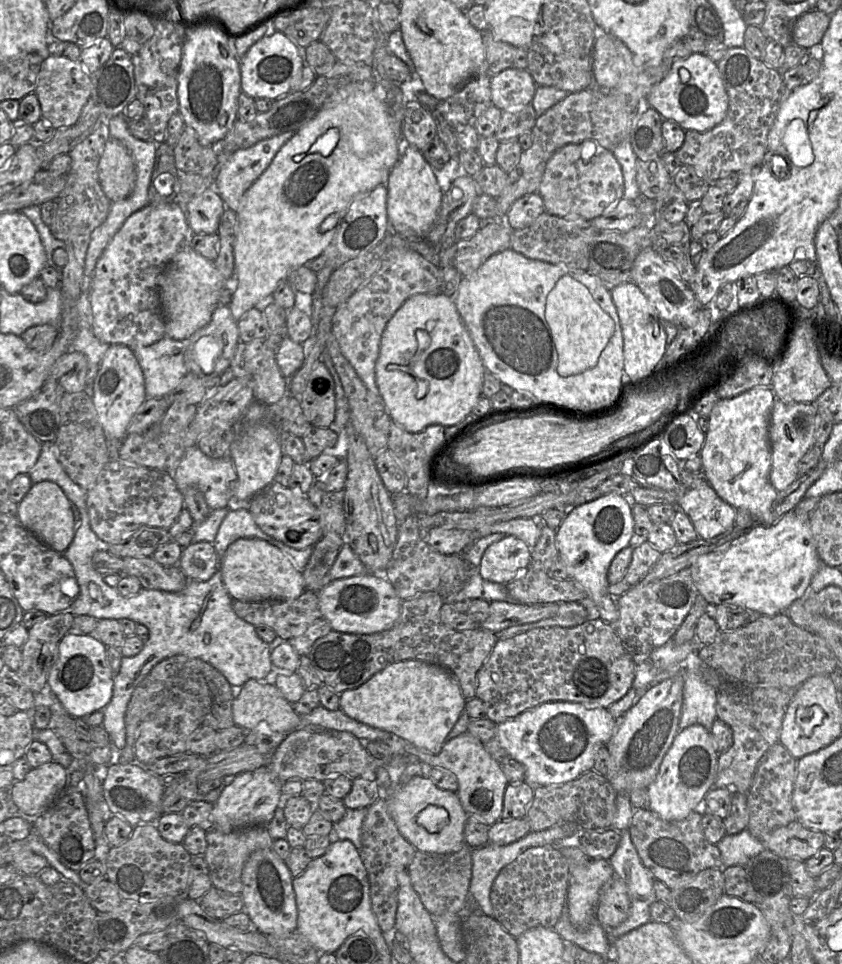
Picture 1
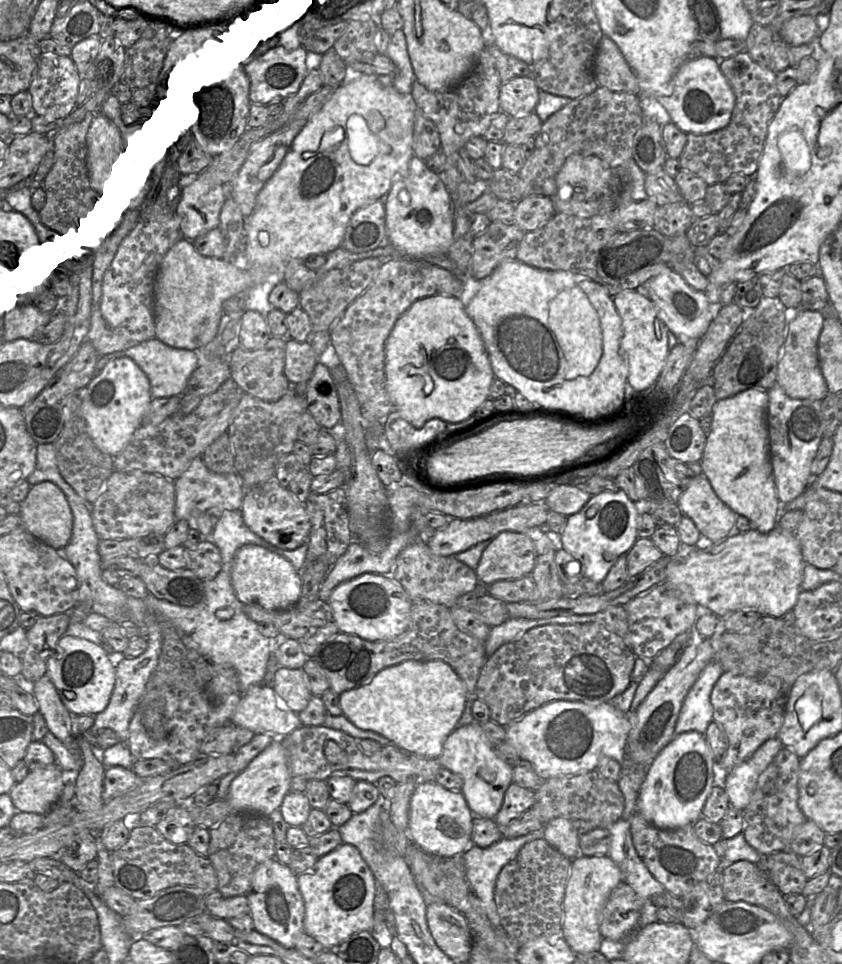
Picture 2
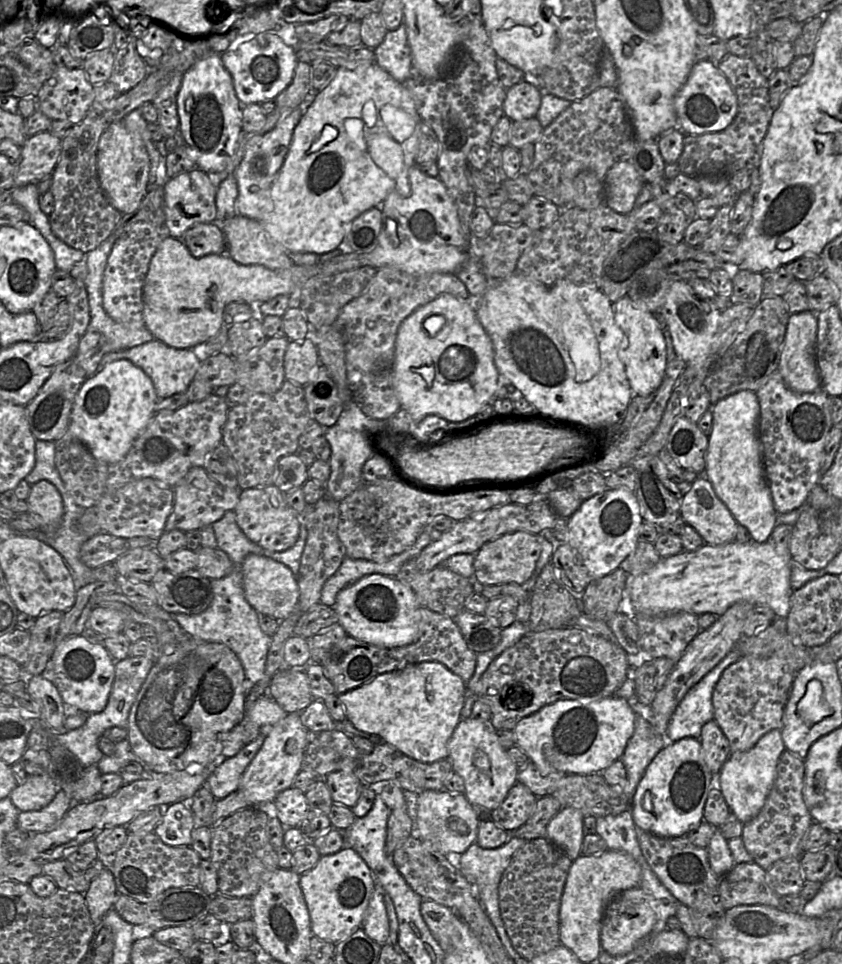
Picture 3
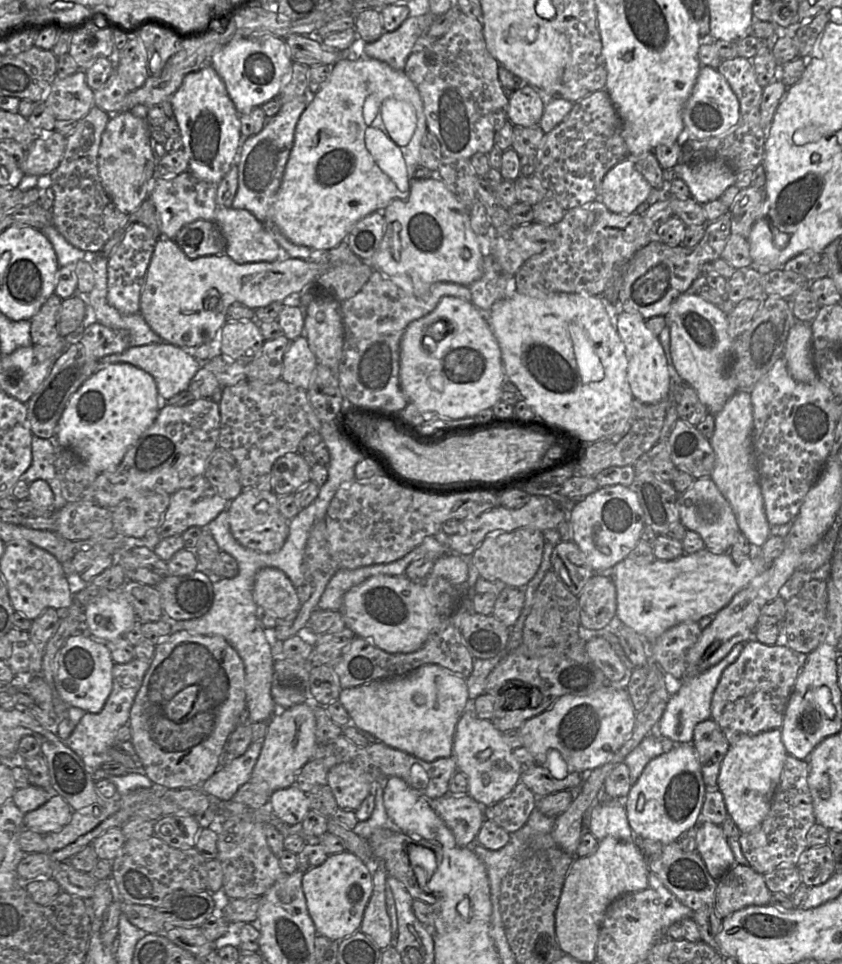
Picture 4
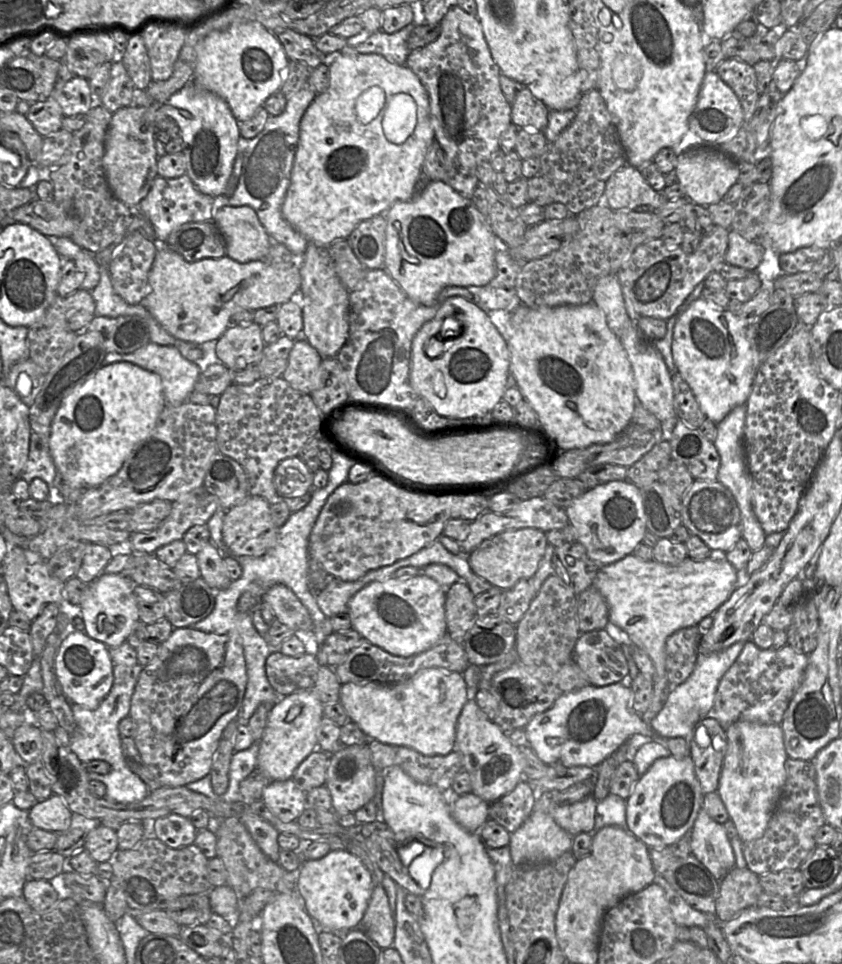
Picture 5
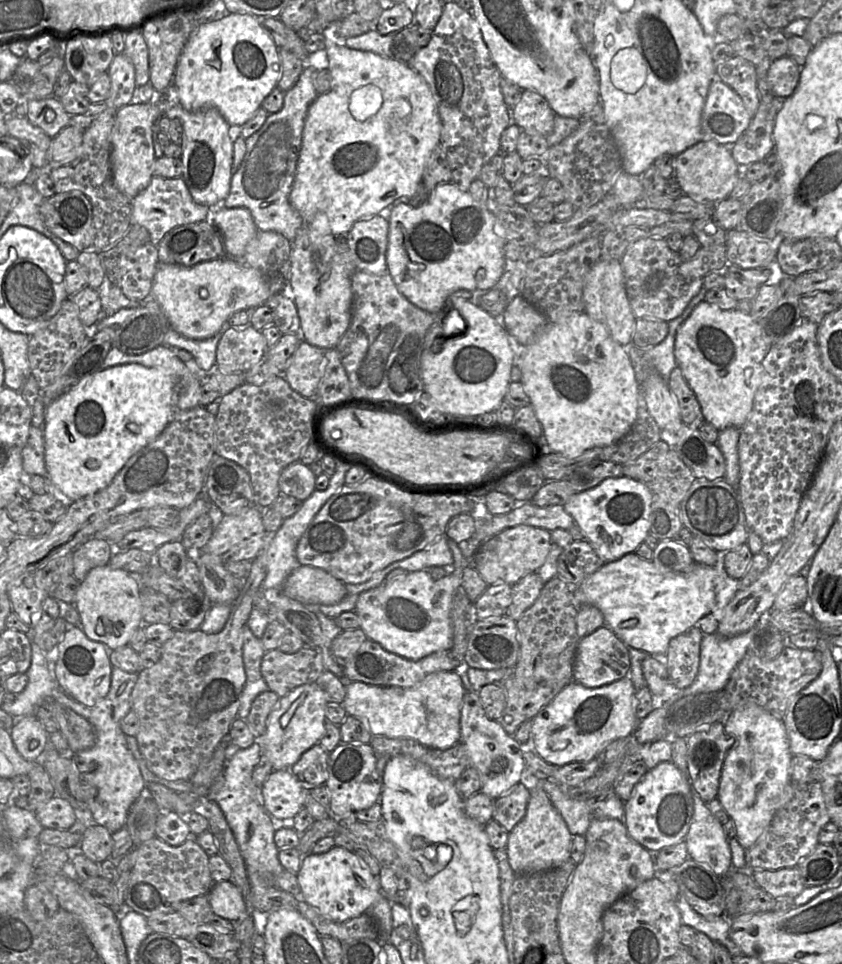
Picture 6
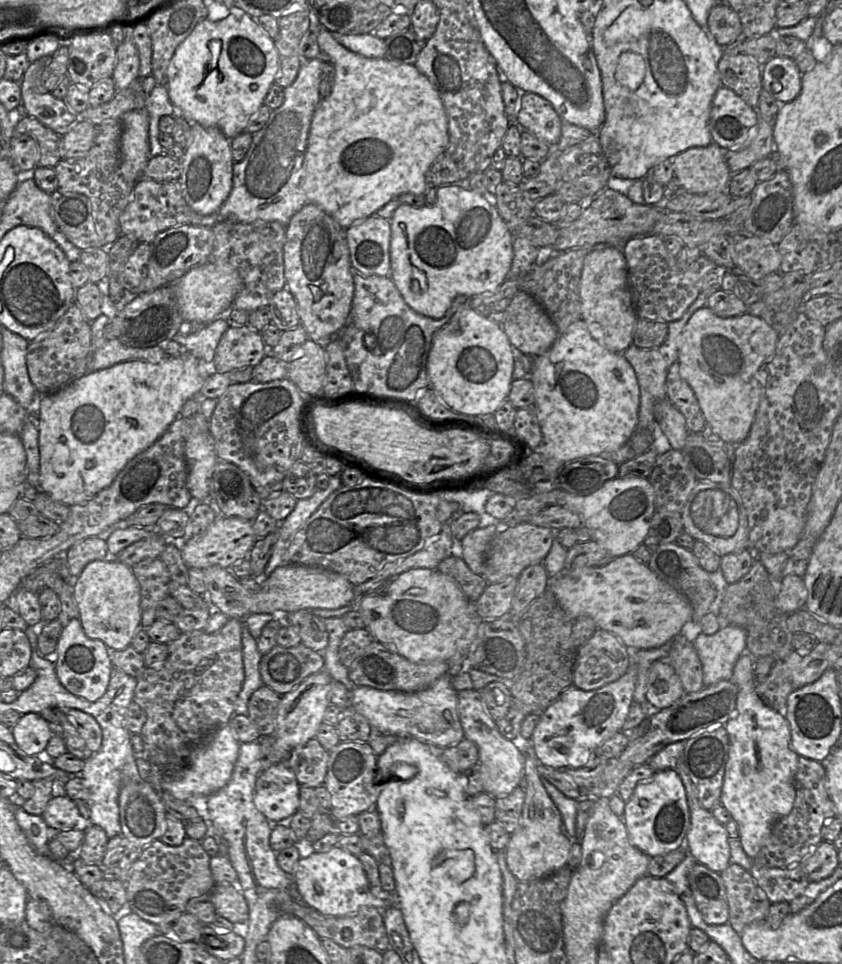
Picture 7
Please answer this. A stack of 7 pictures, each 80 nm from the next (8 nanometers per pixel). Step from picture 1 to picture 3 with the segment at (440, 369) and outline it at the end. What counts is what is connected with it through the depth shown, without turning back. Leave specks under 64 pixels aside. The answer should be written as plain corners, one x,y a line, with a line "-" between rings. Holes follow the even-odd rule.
442,293
433,301
418,307
400,324
395,341
392,386
401,408
408,411
416,422
427,415
437,415
451,422
463,422
474,417
486,405
492,404
498,378
492,341
467,300
-
439,319
441,329
430,334
428,326

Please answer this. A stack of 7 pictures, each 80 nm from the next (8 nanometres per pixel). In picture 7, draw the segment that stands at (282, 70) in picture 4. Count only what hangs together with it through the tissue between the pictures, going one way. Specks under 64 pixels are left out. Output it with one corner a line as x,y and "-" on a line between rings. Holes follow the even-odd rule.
231,12
225,19
199,22
176,48
167,69
166,88
170,102
182,112
188,122
204,127
217,127
232,139
253,120
279,72
279,55
274,40
262,30
250,15

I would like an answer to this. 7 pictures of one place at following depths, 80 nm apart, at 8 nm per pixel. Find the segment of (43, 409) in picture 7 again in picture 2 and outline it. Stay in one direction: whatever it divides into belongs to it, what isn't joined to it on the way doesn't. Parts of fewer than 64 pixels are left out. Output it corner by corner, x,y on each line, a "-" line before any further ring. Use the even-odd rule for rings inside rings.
122,356
109,361
82,389
82,414
95,445
111,456
119,454
142,425
152,399
147,375
131,358

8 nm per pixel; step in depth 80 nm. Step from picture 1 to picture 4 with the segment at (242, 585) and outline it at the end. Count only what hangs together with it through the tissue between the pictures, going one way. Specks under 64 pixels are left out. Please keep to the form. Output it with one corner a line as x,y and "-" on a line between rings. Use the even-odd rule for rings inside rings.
266,567
258,571
252,595
258,608
275,619
285,619
299,606
297,588
277,568

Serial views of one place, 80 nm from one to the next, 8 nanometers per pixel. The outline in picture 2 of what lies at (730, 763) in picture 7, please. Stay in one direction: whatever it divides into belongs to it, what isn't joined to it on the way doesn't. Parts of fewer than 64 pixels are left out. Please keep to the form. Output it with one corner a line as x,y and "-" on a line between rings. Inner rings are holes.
778,737
765,741
746,761
727,773
724,790
731,807
744,810
755,789
758,777
783,747

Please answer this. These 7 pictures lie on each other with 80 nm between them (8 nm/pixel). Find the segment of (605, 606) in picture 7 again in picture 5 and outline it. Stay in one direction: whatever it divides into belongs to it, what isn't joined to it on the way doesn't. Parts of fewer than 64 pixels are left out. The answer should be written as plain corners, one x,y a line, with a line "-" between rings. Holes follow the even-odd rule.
633,554
609,565
602,566
598,571
592,586
605,599
609,608
609,621
623,629
635,646
643,649
651,658
655,672
653,674
653,696
651,703
641,718
650,724
661,711
670,694
669,680
666,670
666,640
679,629
696,626
699,622
714,612
726,602
737,587
738,571
726,559
704,560
686,558
678,565
666,565
656,560
642,560

